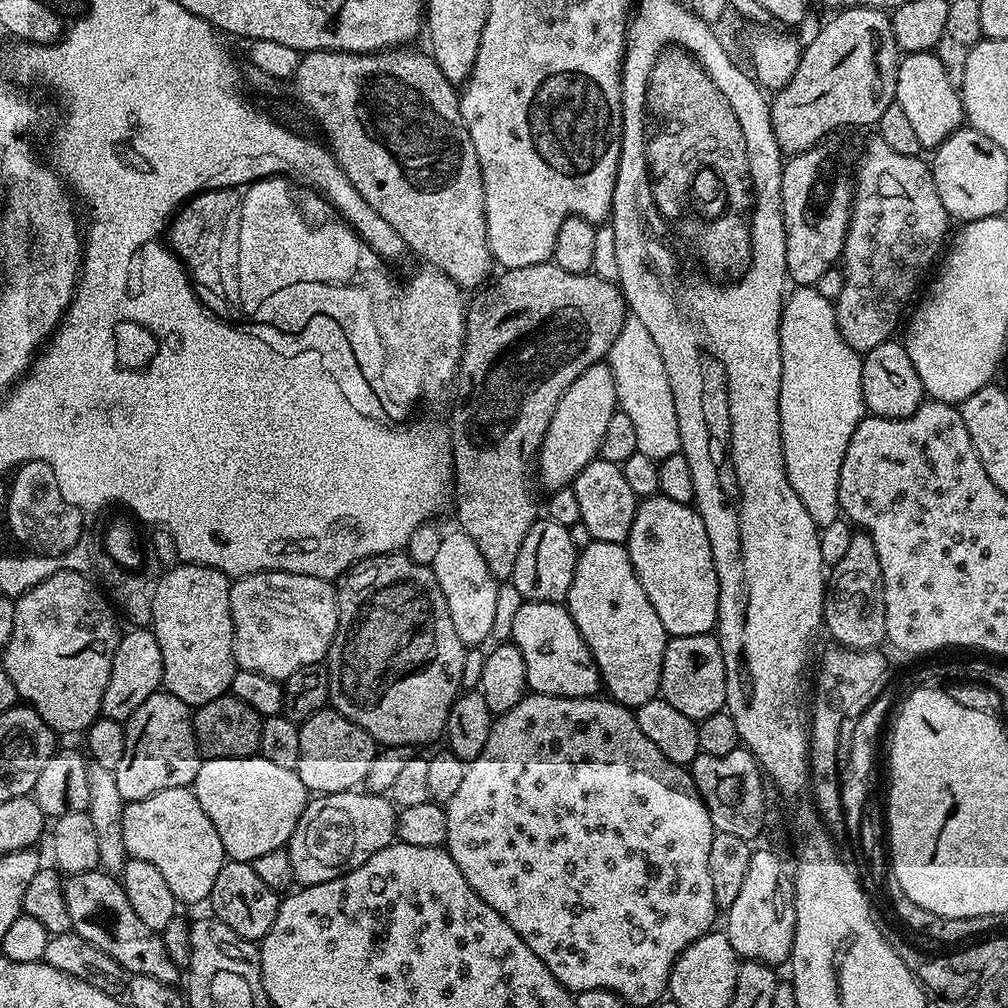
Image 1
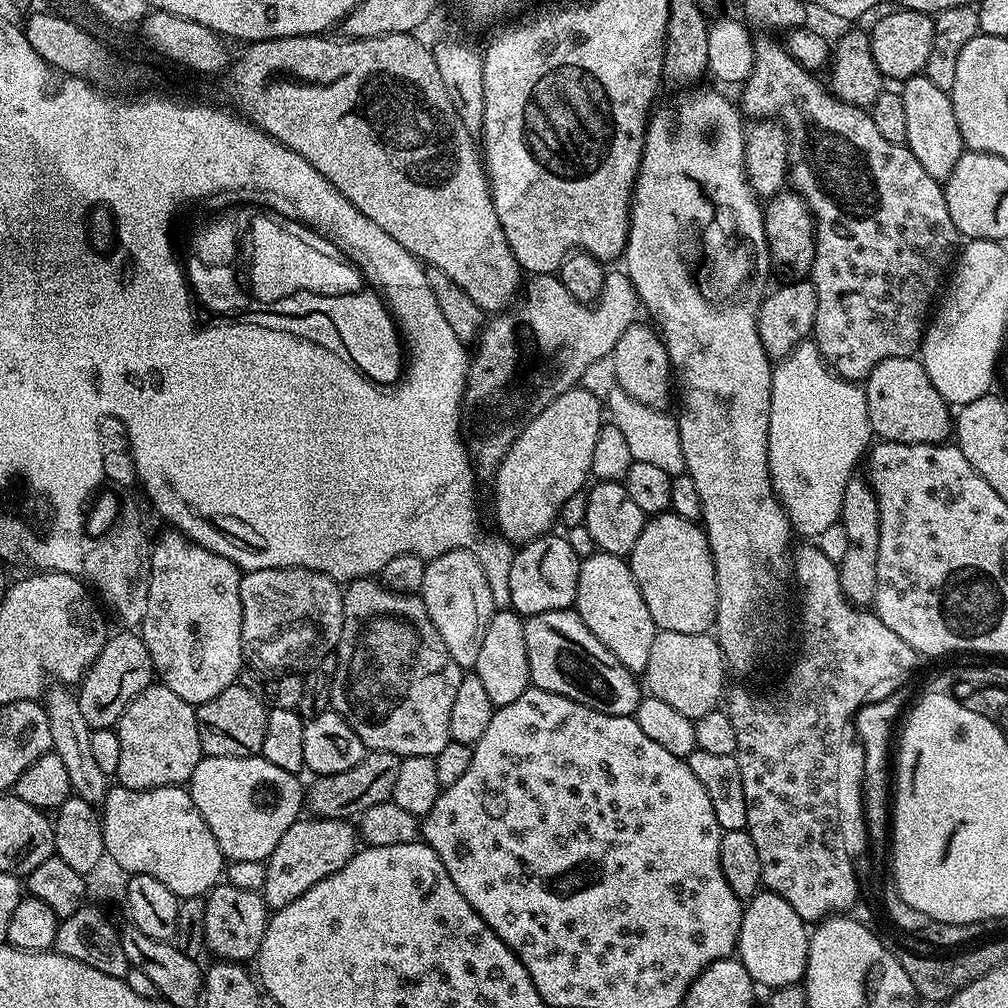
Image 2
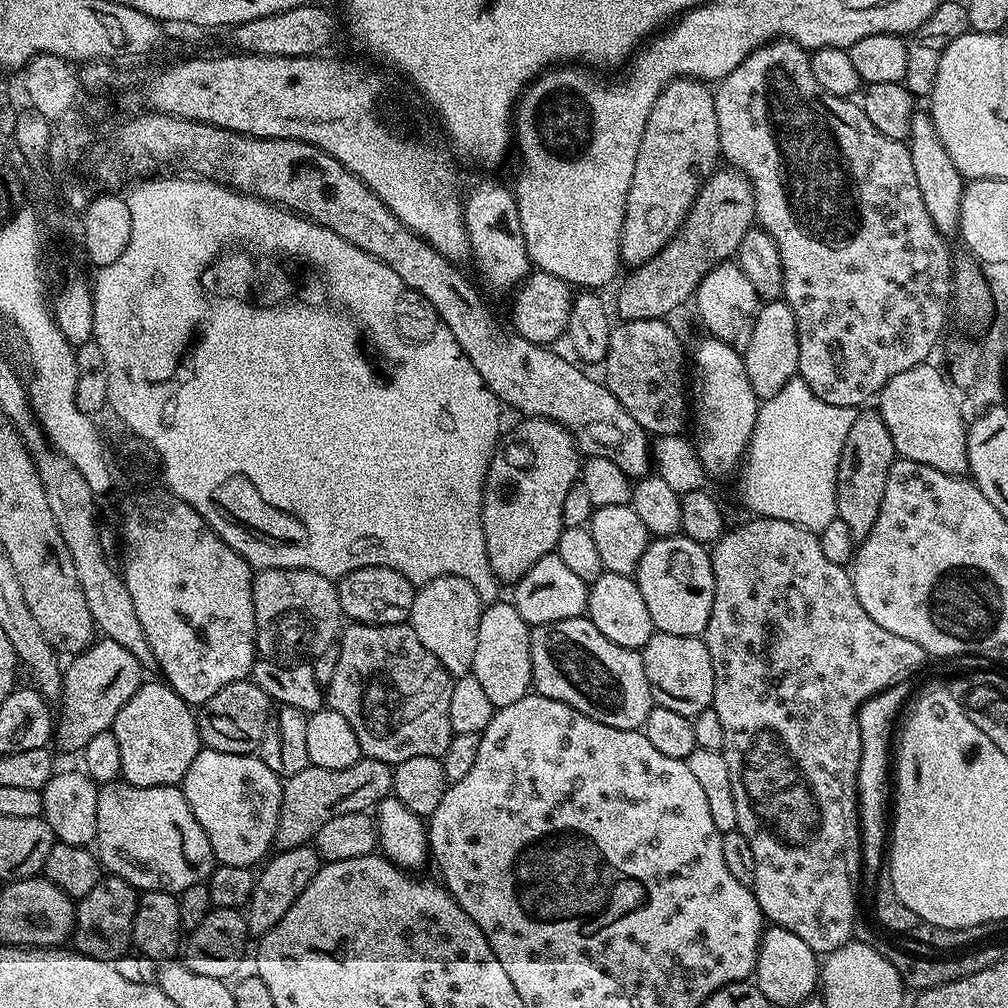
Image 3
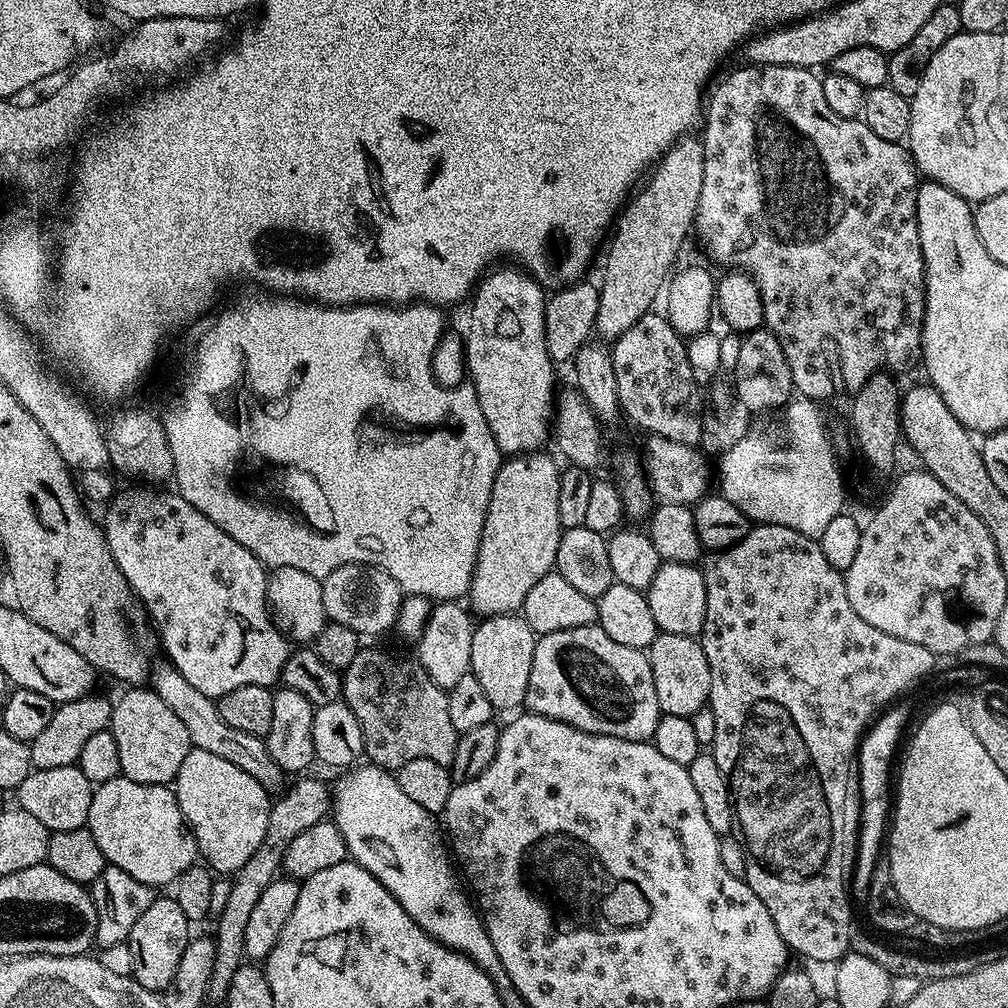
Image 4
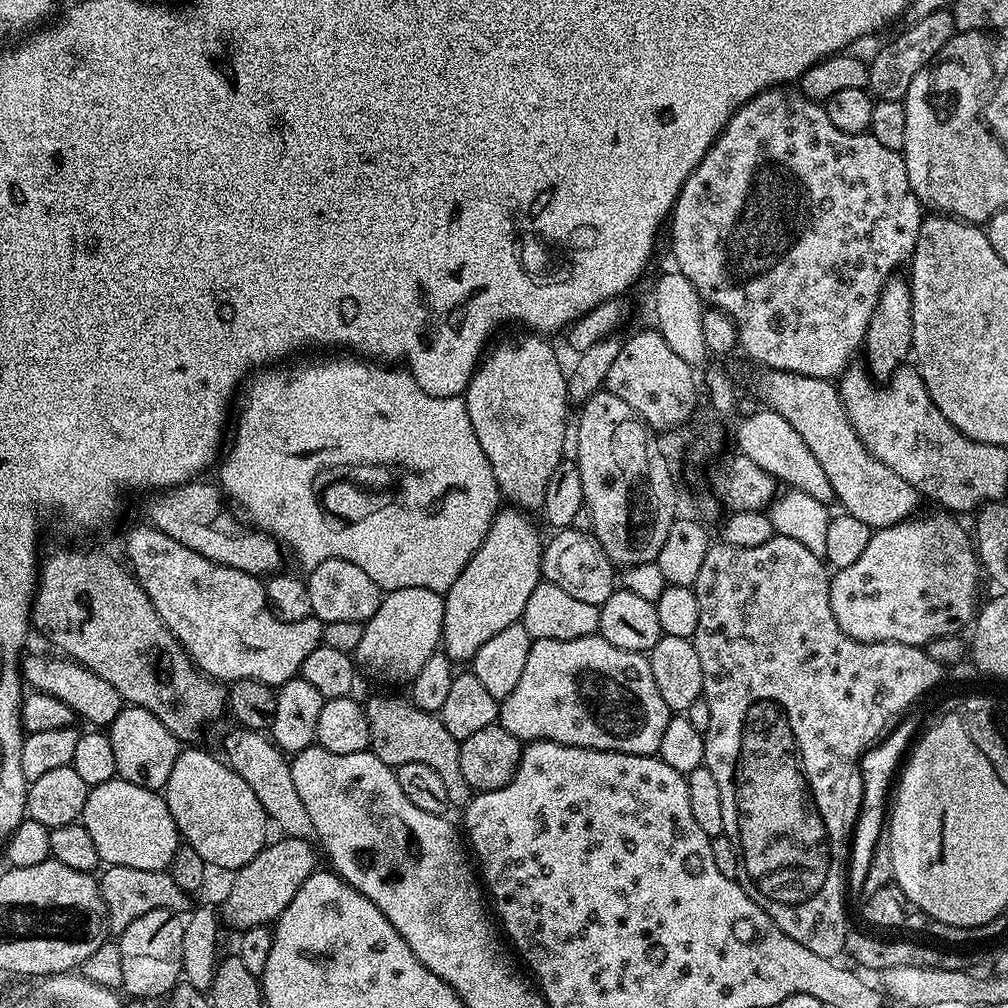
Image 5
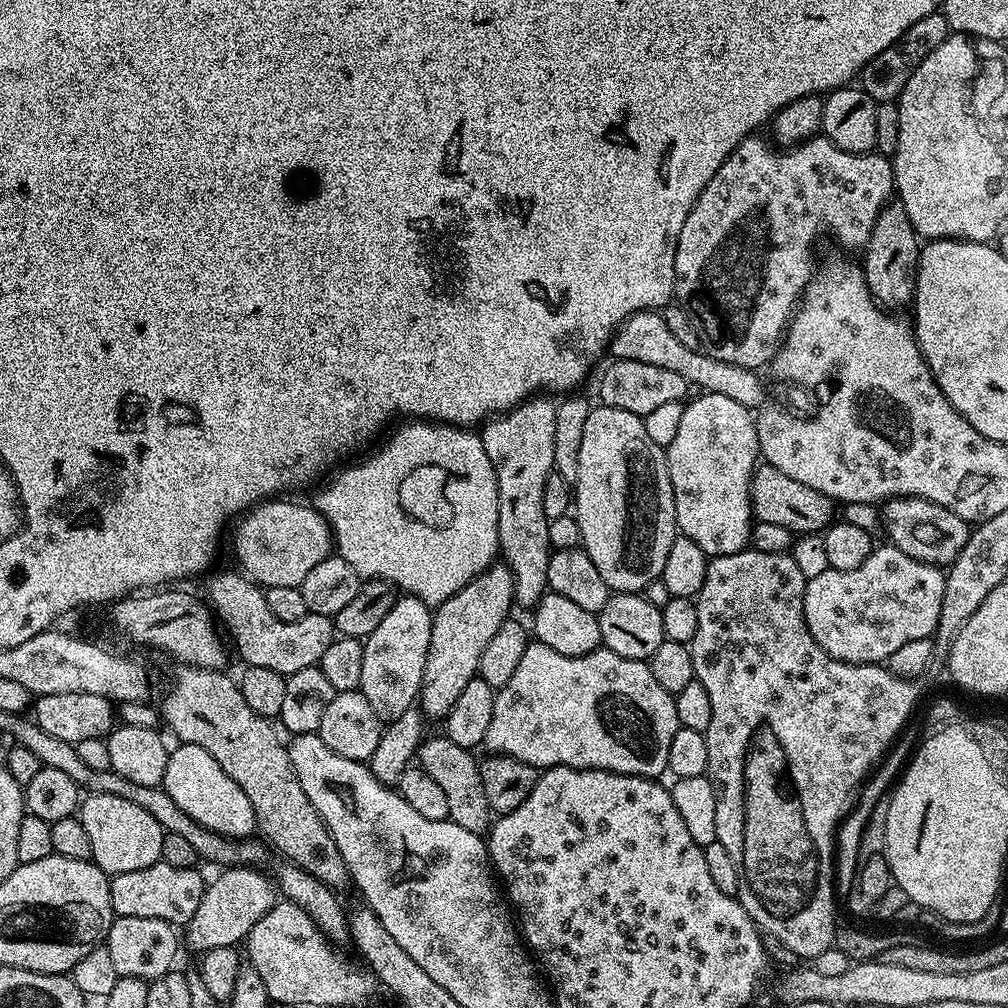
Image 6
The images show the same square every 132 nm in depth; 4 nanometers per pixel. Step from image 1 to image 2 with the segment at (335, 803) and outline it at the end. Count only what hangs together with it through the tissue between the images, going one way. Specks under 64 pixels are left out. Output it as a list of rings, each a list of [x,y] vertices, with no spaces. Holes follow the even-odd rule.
[[[301,818],[282,834],[278,846],[268,855],[265,863],[265,884],[262,889],[264,901],[269,909],[290,906],[294,898],[306,894],[322,878],[342,870],[346,862],[358,850],[358,828],[347,819]]]

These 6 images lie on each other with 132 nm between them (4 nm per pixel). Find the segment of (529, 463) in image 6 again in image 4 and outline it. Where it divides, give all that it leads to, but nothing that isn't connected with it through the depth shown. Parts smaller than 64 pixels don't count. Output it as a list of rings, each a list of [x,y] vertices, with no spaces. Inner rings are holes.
[[[504,266],[493,267],[481,276],[470,297],[468,329],[462,332],[464,362],[467,379],[478,394],[478,406],[482,406],[482,415],[486,418],[486,426],[490,426],[490,434],[494,434],[494,442],[498,442],[498,450],[505,457],[523,456],[526,452],[541,451],[547,440],[549,443],[558,387],[556,372],[552,369],[555,368],[554,362],[550,358],[550,350],[546,350],[545,289],[519,267],[500,267]]]

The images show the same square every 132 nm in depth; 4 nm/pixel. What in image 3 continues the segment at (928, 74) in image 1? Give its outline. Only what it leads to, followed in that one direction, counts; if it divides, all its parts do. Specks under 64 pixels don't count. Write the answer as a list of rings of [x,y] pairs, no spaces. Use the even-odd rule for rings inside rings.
[[[917,111],[912,119],[908,149],[914,162],[914,175],[918,177],[918,190],[922,190],[922,202],[926,202],[926,208],[930,210],[930,216],[942,235],[951,237],[951,232],[953,235],[960,227],[960,207],[966,181],[958,166],[950,162],[950,154],[946,146],[942,146],[942,138],[938,138],[938,130],[927,111]]]

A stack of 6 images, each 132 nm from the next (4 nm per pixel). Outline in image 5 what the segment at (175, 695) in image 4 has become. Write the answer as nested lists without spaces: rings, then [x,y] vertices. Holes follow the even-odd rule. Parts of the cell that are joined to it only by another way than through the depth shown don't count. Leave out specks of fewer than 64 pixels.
[[[232,726],[224,736],[222,756],[228,767],[233,768],[254,791],[269,819],[275,827],[277,824],[283,835],[301,836],[307,840],[315,839],[314,822],[311,821],[306,806],[303,805],[298,790],[295,789],[289,757],[281,752],[264,732],[251,732],[248,728]]]

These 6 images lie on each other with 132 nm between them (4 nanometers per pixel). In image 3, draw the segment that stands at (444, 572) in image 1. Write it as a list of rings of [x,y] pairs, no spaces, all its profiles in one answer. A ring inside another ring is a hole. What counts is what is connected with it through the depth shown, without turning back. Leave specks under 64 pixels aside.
[[[443,576],[423,585],[414,598],[410,623],[418,642],[442,662],[442,666],[454,678],[471,673],[474,650],[478,647],[478,622],[482,605],[474,586],[466,578]]]

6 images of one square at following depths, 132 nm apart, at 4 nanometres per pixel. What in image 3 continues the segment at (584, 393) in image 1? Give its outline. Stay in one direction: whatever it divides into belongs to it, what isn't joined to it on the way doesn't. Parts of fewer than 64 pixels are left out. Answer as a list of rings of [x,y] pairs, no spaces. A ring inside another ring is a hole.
[[[524,418],[519,421],[521,424],[513,430],[512,433],[505,435],[500,443],[496,446],[496,452],[492,456],[492,461],[488,467],[486,474],[486,482],[484,483],[484,501],[482,502],[482,526],[484,527],[484,537],[486,538],[486,554],[490,566],[494,570],[496,577],[502,582],[515,582],[522,578],[522,574],[526,574],[526,570],[530,570],[530,566],[534,566],[534,562],[538,562],[538,558],[555,553],[556,543],[560,537],[560,531],[565,528],[562,522],[562,502],[566,498],[566,494],[570,491],[570,486],[577,483],[582,471],[582,453],[576,447],[576,440],[562,427],[553,420],[542,420],[539,418]]]

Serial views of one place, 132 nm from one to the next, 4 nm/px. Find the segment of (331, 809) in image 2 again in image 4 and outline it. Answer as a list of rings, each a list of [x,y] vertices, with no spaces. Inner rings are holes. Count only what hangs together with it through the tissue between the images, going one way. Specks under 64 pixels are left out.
[[[308,775],[299,777],[279,799],[273,801],[270,818],[267,819],[266,835],[258,850],[250,856],[249,861],[231,877],[230,895],[221,914],[215,919],[216,932],[214,931],[215,956],[213,973],[210,974],[209,985],[204,994],[207,1005],[225,1003],[227,1001],[230,981],[244,962],[246,925],[259,895],[266,890],[266,886],[277,879],[283,865],[285,852],[294,838],[314,826],[318,821],[325,819],[331,811],[331,791],[318,778]]]

